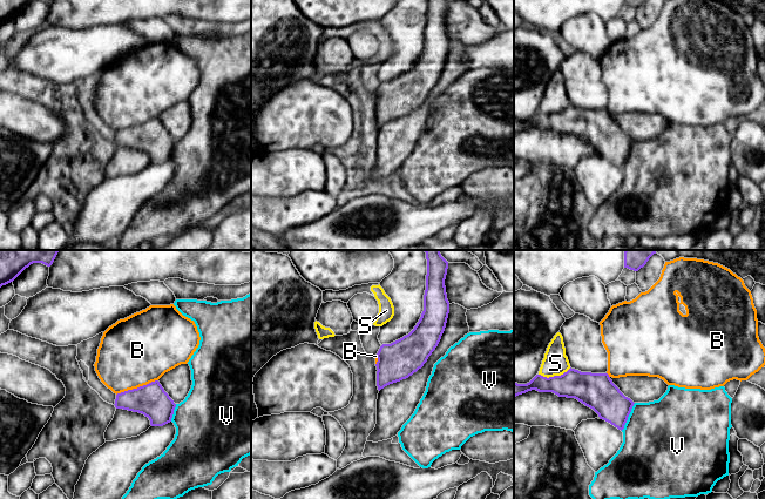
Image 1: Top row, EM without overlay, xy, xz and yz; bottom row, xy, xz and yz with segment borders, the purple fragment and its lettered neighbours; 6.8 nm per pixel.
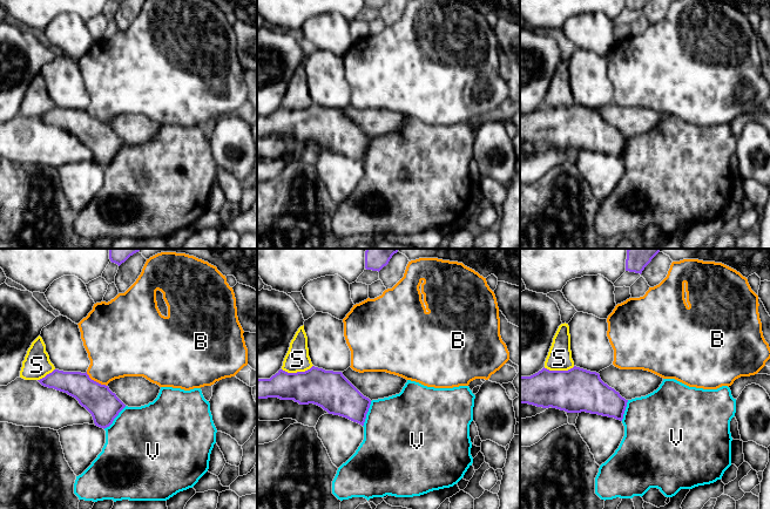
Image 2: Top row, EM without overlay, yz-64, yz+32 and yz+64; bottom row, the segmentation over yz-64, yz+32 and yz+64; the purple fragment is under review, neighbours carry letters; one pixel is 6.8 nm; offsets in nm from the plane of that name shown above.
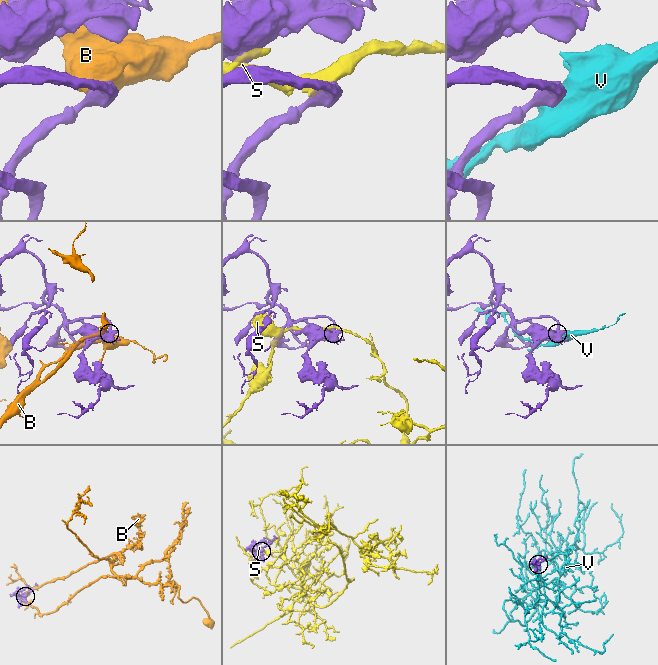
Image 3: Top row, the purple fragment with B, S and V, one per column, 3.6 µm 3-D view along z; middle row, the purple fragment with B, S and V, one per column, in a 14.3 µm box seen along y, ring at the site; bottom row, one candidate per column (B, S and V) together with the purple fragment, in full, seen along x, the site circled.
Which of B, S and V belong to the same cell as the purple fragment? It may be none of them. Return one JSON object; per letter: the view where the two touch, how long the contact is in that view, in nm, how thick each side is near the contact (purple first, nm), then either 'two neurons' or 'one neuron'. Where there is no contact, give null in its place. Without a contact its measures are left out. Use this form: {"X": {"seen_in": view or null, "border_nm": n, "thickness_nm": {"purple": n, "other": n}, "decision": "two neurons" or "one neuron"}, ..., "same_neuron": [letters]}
{"B": {"seen_in": "xy", "border_nm": 300, "thickness_nm": {"purple": 220, "other": 480}, "decision": "two neurons"}, "S": {"seen_in": "yz", "border_nm": 220, "thickness_nm": {"purple": 220, "other": 180}, "decision": "two neurons"}, "V": {"seen_in": "yz", "border_nm": 220, "thickness_nm": {"purple": 240, "other": 480}, "decision": "two neurons"}, "same_neuron": []}

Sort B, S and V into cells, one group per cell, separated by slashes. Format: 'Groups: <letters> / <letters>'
Groups: B / S / V

